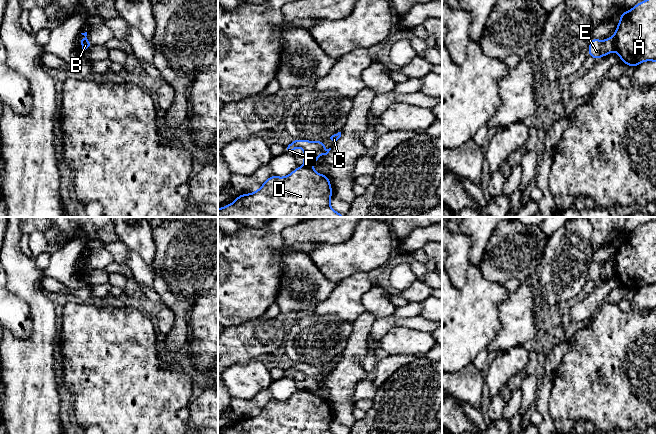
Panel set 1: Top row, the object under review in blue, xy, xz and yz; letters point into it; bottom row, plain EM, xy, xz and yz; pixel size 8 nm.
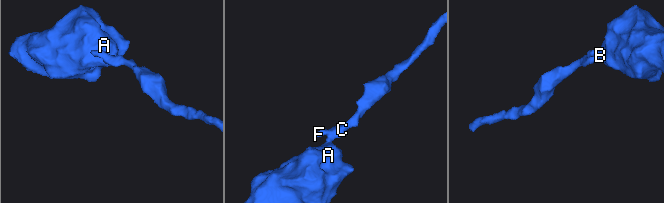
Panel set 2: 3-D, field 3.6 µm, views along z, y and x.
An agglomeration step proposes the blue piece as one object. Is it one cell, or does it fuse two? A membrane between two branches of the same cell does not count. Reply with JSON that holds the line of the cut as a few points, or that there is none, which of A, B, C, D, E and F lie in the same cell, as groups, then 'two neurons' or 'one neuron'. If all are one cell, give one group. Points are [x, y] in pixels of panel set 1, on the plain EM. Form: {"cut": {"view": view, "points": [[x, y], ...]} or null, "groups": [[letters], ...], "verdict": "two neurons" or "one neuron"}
{"cut": {"view": "yz", "points": [[614, 262], [616, 273]]}, "groups": [["A", "D"], ["B", "C", "E", "F"]], "verdict": "two neurons"}

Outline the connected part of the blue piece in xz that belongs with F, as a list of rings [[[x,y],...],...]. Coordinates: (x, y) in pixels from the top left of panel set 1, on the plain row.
[[[295,363],[289,369],[286,369],[285,376],[293,378],[293,375],[300,371],[305,375],[305,379],[302,381],[304,387],[308,391],[312,391],[317,387],[317,382],[319,379],[327,379],[331,372],[324,372],[324,365],[310,365],[310,364],[302,364]]]

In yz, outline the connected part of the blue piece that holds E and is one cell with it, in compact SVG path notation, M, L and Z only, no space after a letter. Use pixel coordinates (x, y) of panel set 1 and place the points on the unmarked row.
M610 260L603 266L597 262L592 262L589 267L588 280L597 284L612 277L614 274L616 274L614 261Z

